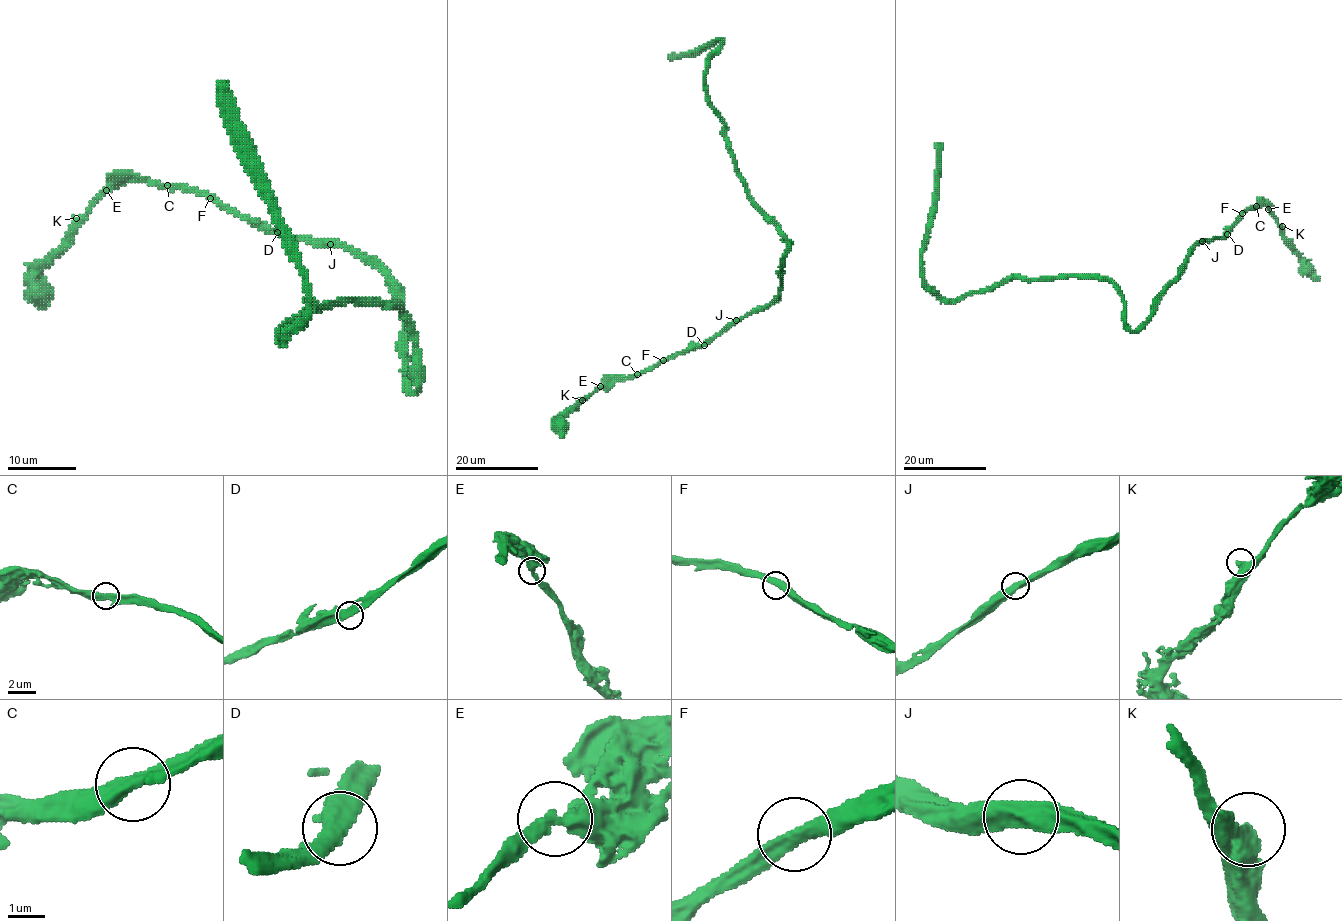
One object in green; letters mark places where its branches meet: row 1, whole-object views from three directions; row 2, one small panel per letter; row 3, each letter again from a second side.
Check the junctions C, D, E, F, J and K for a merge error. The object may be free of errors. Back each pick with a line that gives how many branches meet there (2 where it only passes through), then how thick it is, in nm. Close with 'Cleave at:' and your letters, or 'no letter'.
Cleave at: no letter

